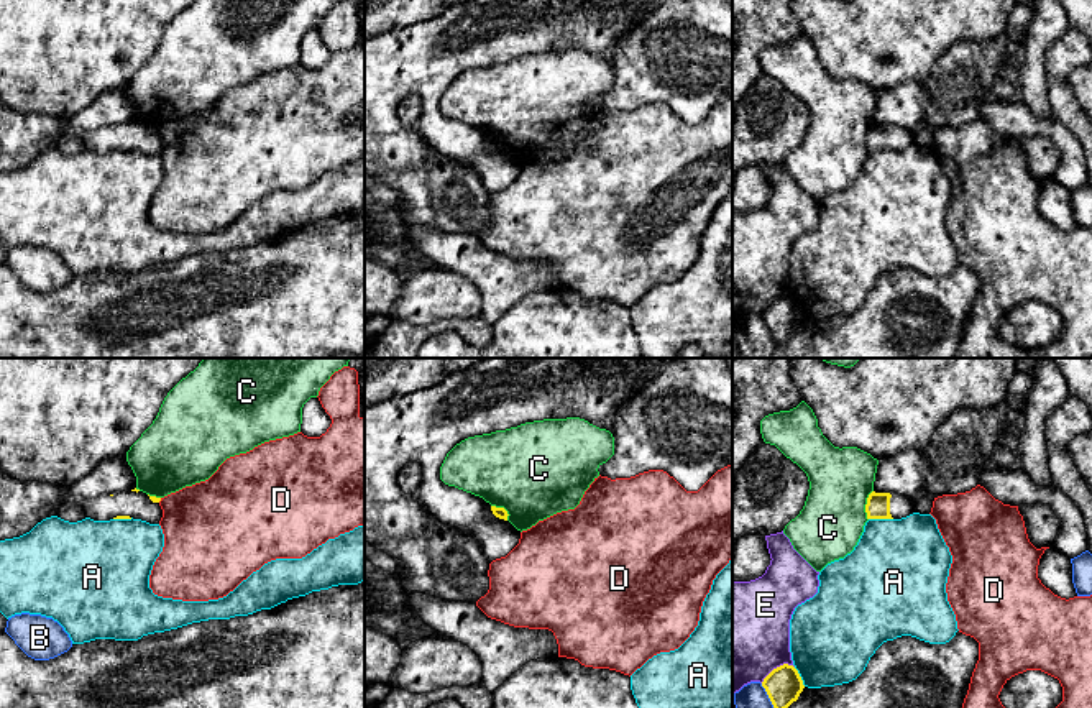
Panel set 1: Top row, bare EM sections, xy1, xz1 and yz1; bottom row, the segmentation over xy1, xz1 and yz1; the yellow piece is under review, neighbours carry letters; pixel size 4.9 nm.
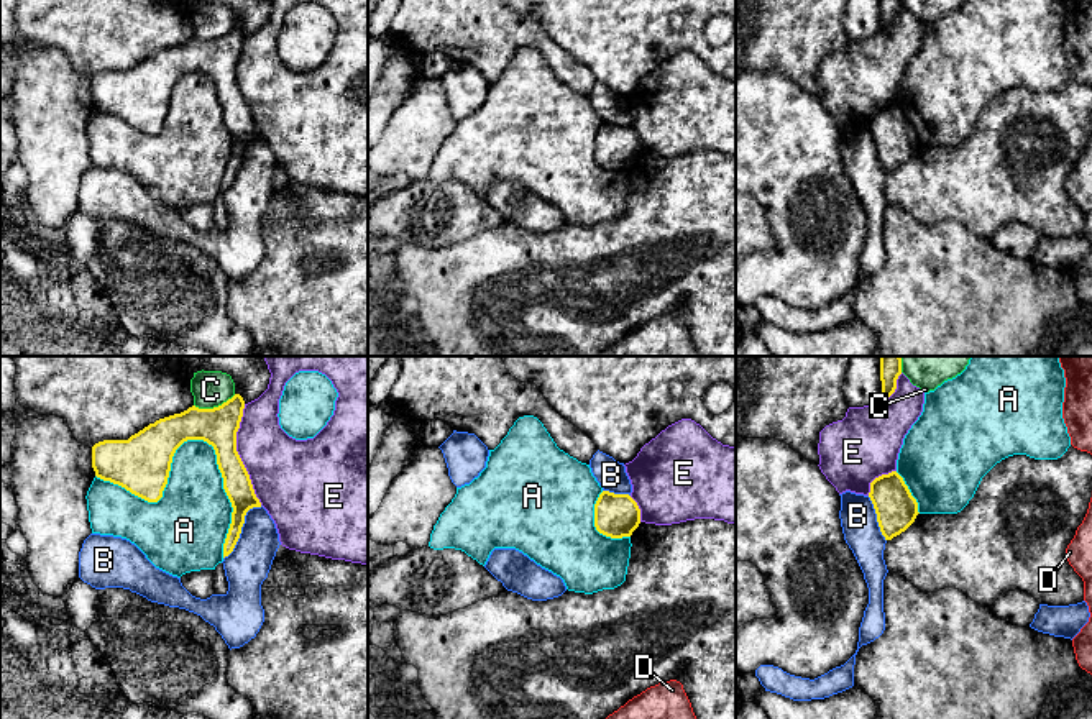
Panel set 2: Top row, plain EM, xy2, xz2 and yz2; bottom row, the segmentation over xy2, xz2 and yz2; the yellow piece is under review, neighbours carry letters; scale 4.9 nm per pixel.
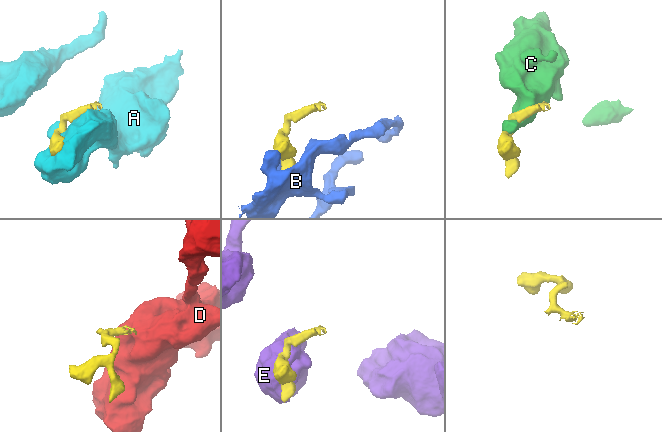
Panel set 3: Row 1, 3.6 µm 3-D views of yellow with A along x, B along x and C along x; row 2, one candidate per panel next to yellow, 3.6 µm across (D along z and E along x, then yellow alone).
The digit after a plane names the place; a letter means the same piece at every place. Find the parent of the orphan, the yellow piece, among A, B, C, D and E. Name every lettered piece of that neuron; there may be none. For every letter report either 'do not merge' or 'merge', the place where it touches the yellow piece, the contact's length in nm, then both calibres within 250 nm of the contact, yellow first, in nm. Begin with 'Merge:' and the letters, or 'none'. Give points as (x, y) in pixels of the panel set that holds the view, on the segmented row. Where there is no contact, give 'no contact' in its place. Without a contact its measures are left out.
Merge: none
A: do not merge; contact xy2 (194, 439); length 750 nm; calibres 240 and 280 nm
B: do not merge; contact xy2 (240, 529); length 320 nm; calibres 140 and 220 nm
C: do not merge; contact xy2 (214, 407); length 220 nm; calibres 190 and 180 nm
D: do not merge; contact xy1 (160, 500); length 30 nm; calibres 30 and 400 nm
E: do not merge; contact xy2 (238, 455); length 500 nm; calibres 190 and 340 nm

